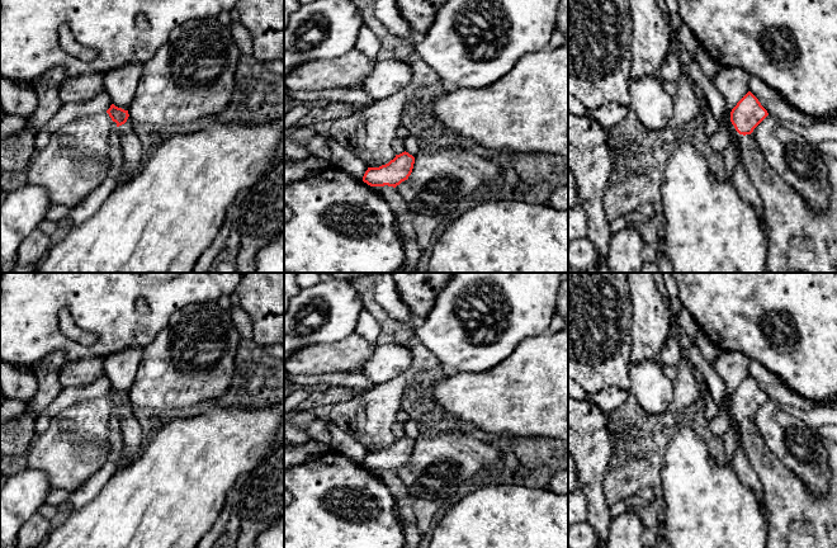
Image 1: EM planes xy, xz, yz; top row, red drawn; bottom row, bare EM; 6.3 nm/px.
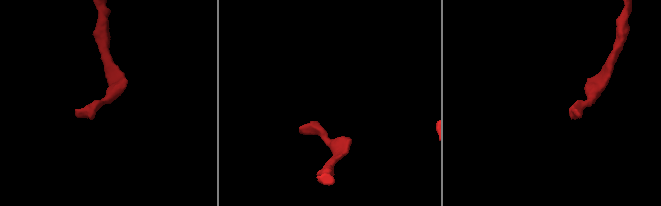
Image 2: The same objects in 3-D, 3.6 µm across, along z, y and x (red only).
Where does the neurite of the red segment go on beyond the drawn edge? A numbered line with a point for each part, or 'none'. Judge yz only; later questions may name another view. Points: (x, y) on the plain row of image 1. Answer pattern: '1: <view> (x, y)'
1: yz (741, 464)

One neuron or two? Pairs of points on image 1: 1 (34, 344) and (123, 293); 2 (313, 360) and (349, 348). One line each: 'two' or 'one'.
1: one
2: one

